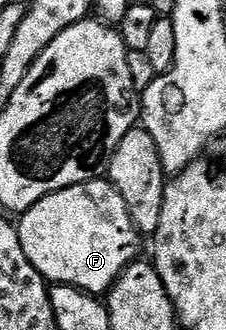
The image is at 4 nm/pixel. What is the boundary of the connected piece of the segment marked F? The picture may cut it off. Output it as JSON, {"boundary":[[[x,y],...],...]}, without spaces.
{"boundary":[[[105,179],[84,181],[47,195],[20,214],[17,234],[27,259],[46,282],[70,285],[94,295],[108,294],[113,284],[121,278],[122,271],[138,260],[137,248],[142,241],[127,211],[127,203],[123,203],[123,195],[119,195],[119,191],[115,191],[115,187]]]}

